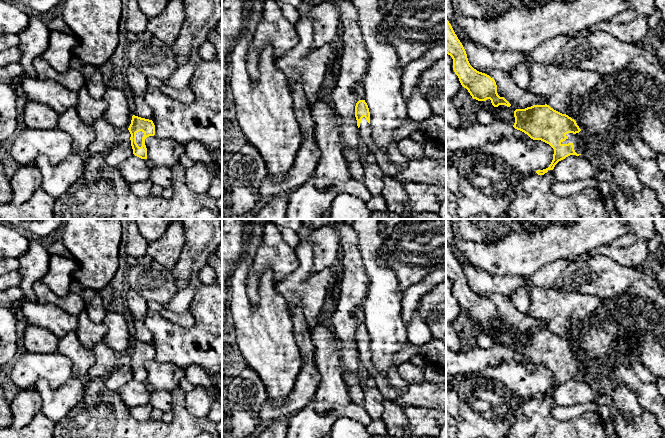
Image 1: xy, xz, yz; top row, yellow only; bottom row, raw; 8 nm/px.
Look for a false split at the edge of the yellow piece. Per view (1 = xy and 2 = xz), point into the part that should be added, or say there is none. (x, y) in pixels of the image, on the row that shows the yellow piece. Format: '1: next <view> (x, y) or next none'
1: next xy (139, 135)
2: next xz (391, 160)

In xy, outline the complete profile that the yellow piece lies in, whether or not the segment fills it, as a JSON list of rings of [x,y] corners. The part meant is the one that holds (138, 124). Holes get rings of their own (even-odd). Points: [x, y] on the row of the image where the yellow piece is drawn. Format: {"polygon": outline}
{"polygon": [[[133,115],[128,128],[131,137],[133,154],[141,159],[147,159],[145,139],[155,135],[155,125],[152,120]]]}

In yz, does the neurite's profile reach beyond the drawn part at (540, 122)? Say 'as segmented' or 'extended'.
extended

